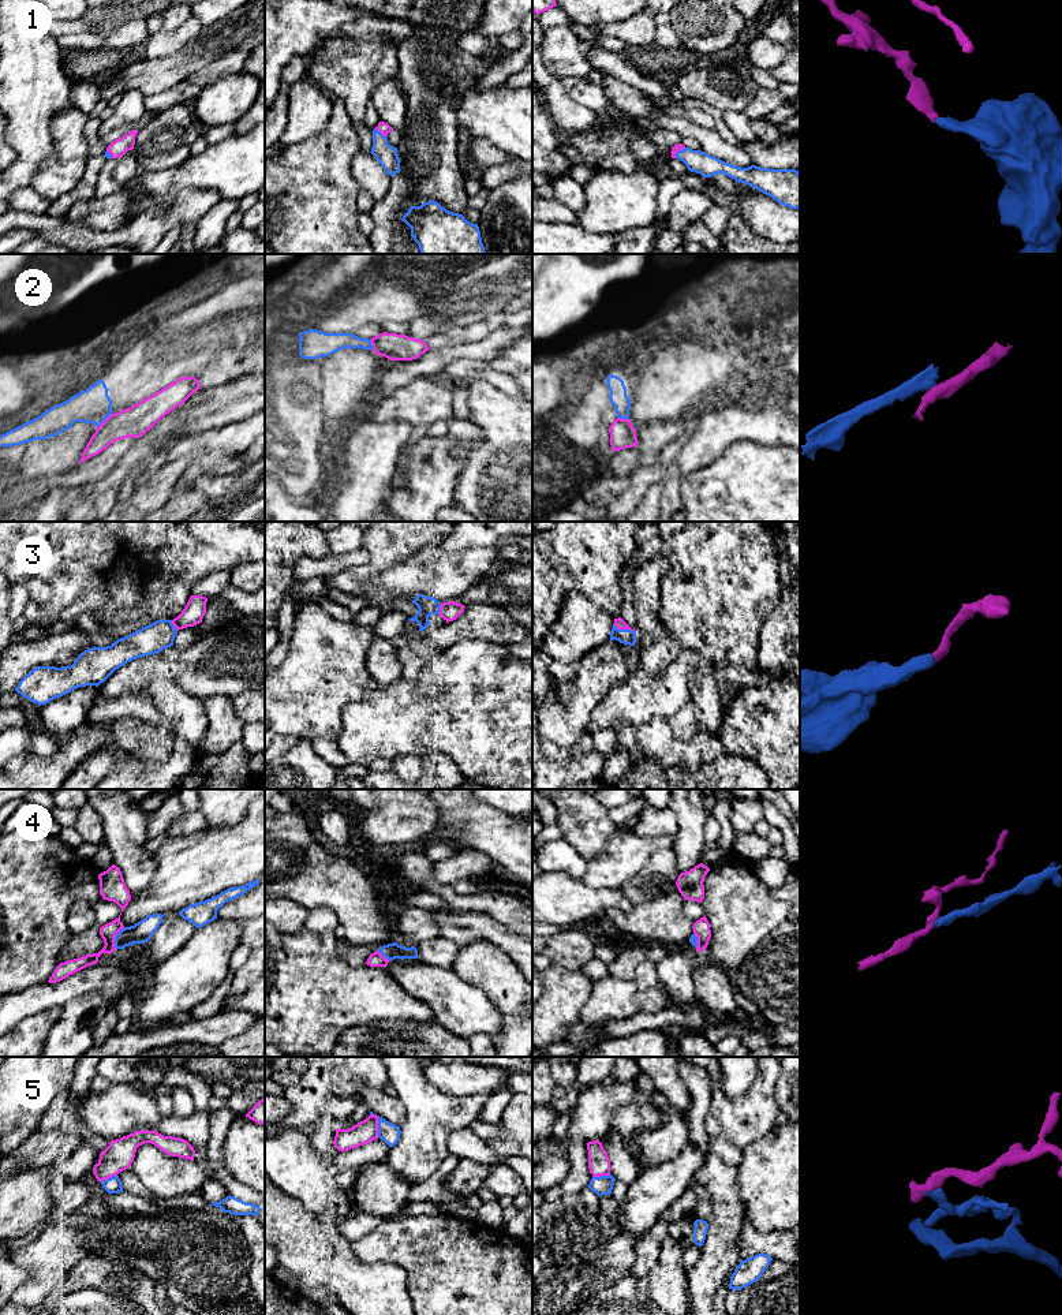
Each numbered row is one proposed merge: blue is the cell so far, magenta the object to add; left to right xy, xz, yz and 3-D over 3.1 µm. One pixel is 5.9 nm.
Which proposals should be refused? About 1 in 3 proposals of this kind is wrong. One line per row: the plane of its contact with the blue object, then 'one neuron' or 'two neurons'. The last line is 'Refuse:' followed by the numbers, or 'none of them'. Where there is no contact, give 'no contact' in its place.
1: contact in xz; one neuron
2: contact in xy; two neurons
3: contact in yz; one neuron
4: contact in xy; two neurons
5: contact in xz; two neurons
Refuse: 2, 4, 5

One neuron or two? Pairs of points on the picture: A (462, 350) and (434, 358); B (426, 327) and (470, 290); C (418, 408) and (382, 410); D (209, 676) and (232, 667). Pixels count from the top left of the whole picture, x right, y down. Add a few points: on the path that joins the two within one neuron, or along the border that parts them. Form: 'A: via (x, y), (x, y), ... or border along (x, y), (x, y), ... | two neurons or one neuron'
A: via (455, 352), (441, 358) | one neuron
B: via (437, 316), (459, 297) | one neuron
C: via (410, 408), (391, 408) | one neuron
D: via (214, 671), (219, 667), (227, 667) | one neuron

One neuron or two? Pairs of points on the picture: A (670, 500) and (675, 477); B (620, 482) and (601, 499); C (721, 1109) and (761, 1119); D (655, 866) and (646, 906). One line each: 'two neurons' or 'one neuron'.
A: one neuron
B: one neuron
C: one neuron
D: one neuron

